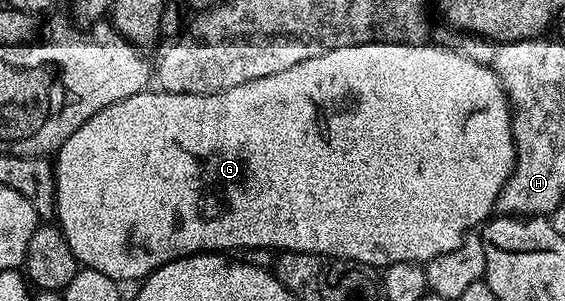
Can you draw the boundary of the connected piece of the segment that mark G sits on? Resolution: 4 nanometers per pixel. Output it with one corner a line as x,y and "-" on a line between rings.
431,42
426,44
359,44
358,46
338,46
338,50
330,50
330,54
318,54
318,58
306,58
298,62
298,66
290,66
290,70
282,70
278,74
266,74
266,78
254,78
254,82
242,82
242,86
230,86
230,90
222,90
218,94
174,94
159,90
145,90
130,98
122,98
122,102
114,102
114,106
106,106
94,114
66,142
54,156
56,169
56,215
55,223
60,232
70,242
70,250
74,250
77,261
85,268
98,270
98,274
106,274
106,278
117,282
124,280
143,281
156,268
166,266
183,256
193,256
199,252
218,252
228,254
231,248
271,248
280,252
305,252
319,256
335,256
337,260
353,260
359,264
383,270
391,264
410,262
411,264
427,265
428,261
442,254
450,254
450,250
458,250
462,242
481,227
493,215
498,194
510,178
516,165
516,143
512,133
512,110
508,96
504,92
498,74
491,66
474,62
474,58
466,58
466,54
458,54
458,50
446,50

